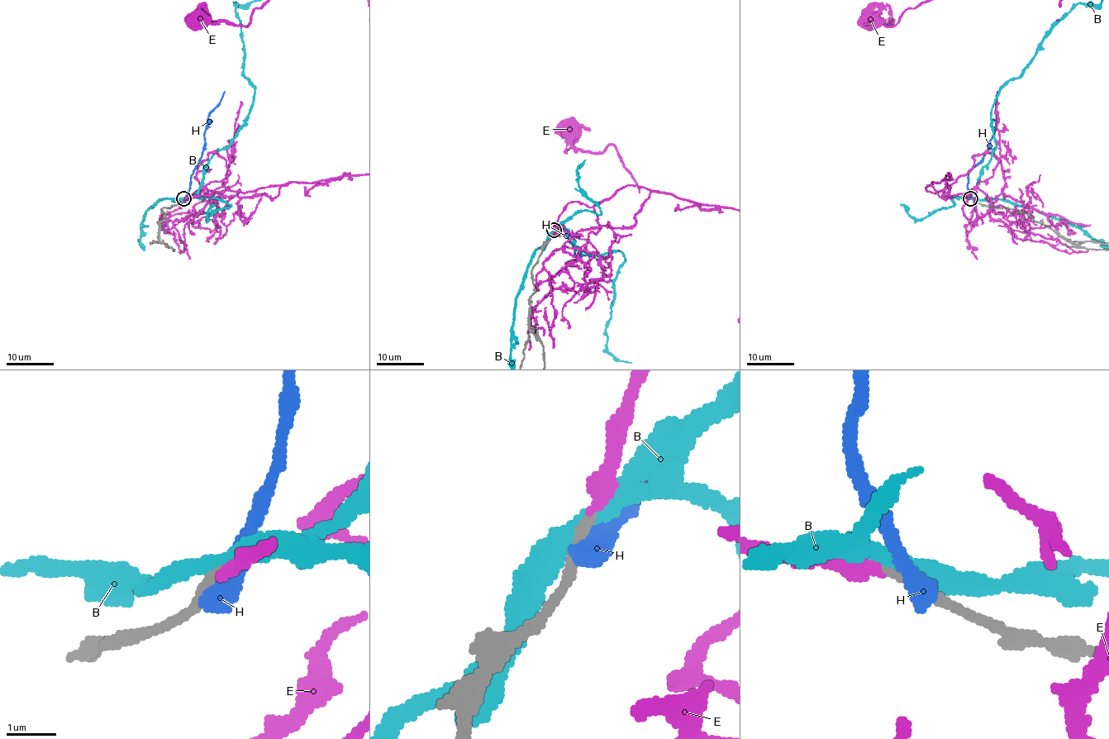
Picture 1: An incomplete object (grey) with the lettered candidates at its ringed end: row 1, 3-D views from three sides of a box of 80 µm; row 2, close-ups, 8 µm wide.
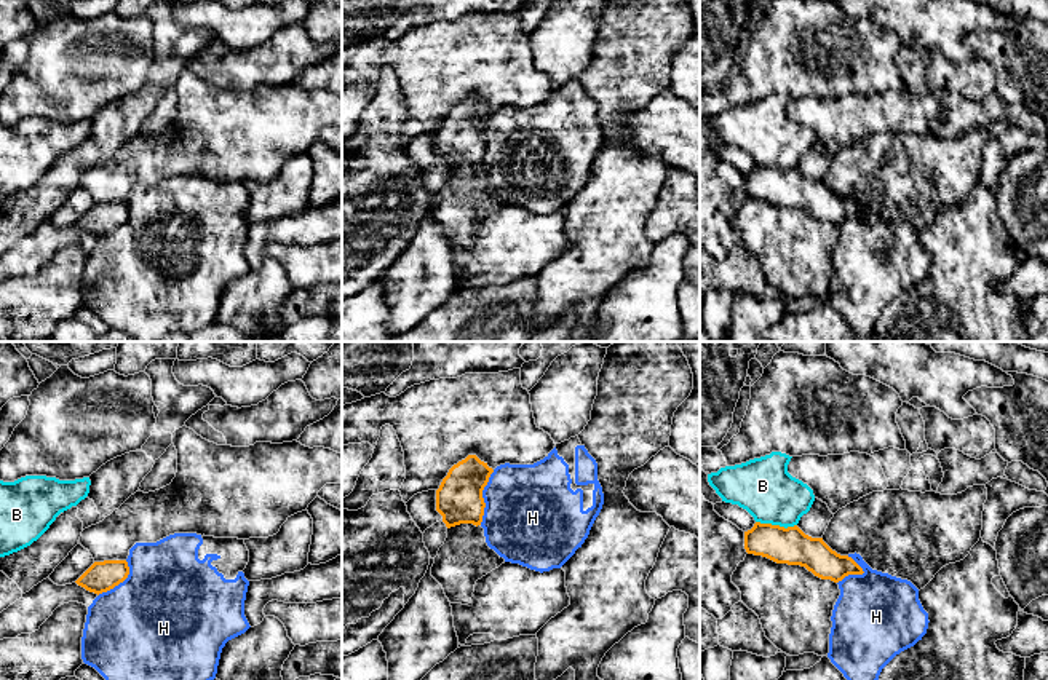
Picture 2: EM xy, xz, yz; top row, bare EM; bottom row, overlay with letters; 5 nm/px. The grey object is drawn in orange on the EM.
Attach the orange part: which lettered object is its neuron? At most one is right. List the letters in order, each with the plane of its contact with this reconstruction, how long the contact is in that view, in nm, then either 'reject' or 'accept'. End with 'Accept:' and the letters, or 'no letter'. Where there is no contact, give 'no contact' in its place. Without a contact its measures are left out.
B: contact in yz; length 200 nm; reject
E: no contact; accept
H: contact in xz; length 280 nm; reject
Accept: E

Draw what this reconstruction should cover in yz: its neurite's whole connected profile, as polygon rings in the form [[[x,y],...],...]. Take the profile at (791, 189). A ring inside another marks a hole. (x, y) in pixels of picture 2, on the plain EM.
[[[756,164],[744,174],[748,196],[767,200],[776,206],[800,208],[821,222],[834,225],[848,217],[863,217],[863,211],[848,198],[832,193],[823,180],[805,177],[797,168],[780,169]]]

